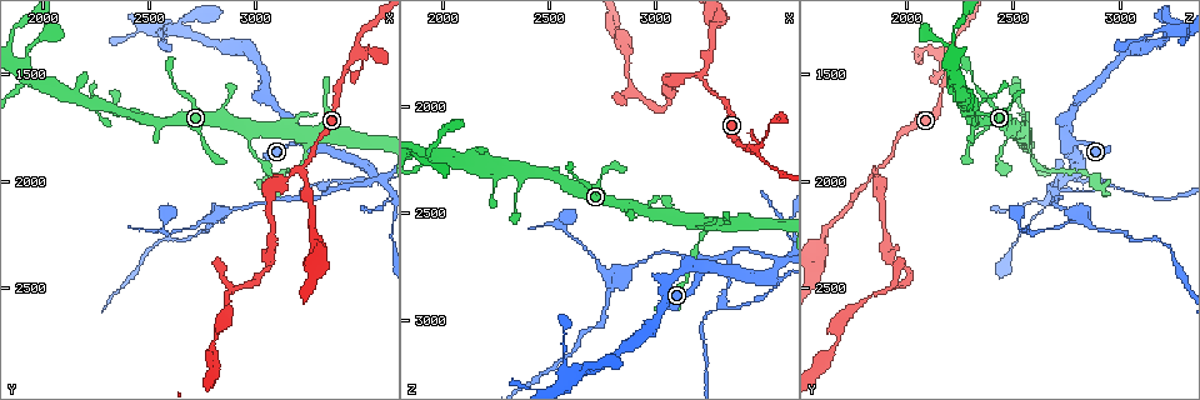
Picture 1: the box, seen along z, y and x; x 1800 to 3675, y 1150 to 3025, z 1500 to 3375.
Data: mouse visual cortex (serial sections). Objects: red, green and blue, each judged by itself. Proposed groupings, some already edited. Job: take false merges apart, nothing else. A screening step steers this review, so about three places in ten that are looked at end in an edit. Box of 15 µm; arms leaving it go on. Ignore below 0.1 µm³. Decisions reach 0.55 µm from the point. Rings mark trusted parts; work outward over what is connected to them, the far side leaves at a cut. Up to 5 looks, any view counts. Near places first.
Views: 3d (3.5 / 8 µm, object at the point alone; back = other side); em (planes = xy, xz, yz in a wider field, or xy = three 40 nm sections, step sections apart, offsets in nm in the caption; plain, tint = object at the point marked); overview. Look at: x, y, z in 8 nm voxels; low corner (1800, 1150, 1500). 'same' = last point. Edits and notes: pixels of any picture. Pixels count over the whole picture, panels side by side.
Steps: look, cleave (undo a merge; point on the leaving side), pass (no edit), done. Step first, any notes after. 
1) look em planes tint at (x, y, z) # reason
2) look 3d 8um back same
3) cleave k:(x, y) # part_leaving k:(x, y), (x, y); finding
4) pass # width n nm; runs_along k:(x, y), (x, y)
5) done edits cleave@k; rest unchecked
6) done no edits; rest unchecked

look 3d 3.5um back at (3230, 1830, 2560) # two arms in line, one across

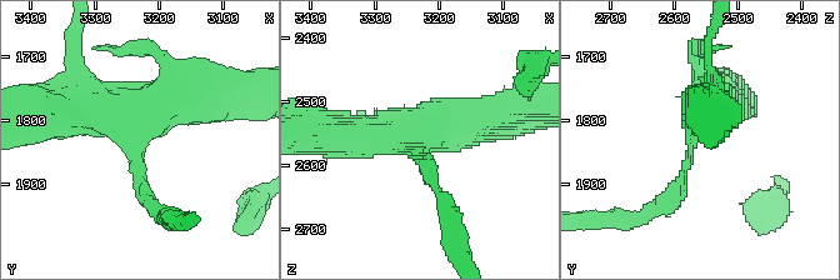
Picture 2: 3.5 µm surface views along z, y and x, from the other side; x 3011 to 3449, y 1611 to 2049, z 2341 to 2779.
look em planes tint at (3230, 1830, 2575) # need the tissue

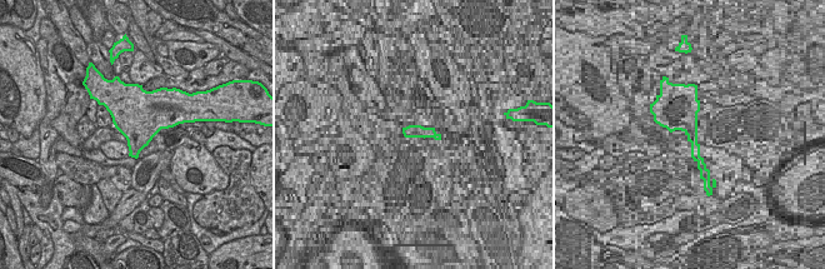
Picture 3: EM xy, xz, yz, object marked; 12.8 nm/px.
cleave 2:(675, 198) # part_leaving 2:(689, 159), (666, 205), (609, 216); a second cell is stuck on

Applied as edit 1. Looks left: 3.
look 3d 3.5um at (3590, 1980, 2730)

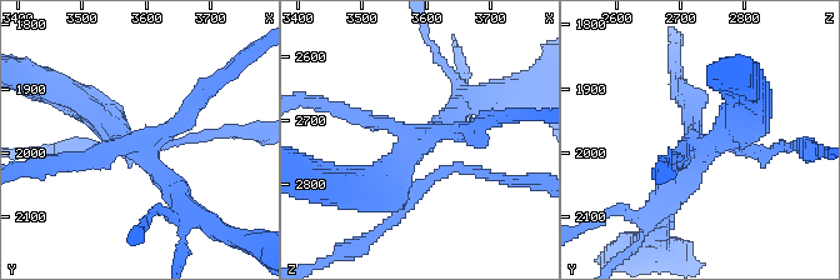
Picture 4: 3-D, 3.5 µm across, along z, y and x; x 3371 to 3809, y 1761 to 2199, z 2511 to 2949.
look em planes tint at (3575, 1995, 2735) # shape alone is not enough

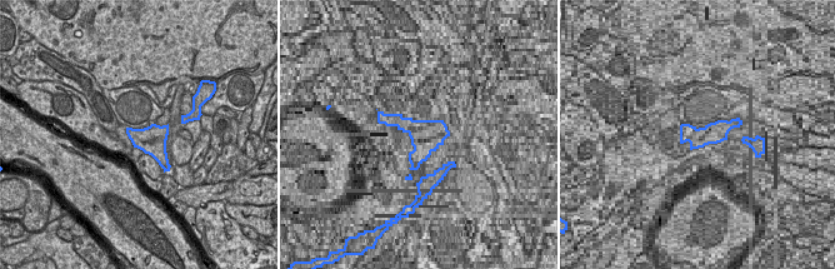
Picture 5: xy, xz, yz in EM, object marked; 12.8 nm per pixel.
look em xy step 3 tint same

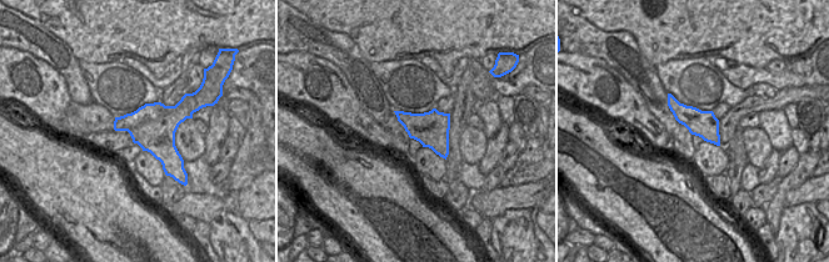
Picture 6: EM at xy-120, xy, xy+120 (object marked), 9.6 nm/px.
cleave 4:(201, 135) # arm_widths 150, 200, 250, 400 nm; two cells meet here

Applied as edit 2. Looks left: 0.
done edits cleave@2, cleave@4; rest unchecked

